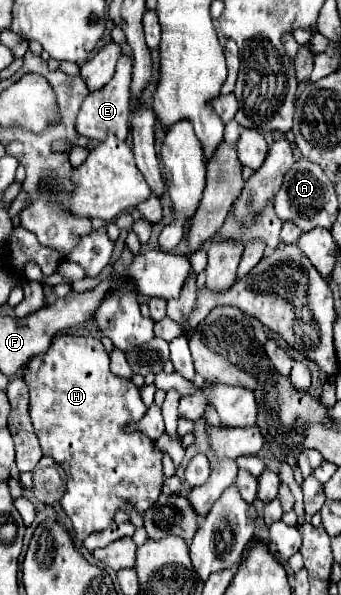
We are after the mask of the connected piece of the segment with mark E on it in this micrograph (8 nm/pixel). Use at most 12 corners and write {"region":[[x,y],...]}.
{"region":[[132,56],[86,96],[76,130],[92,140],[130,130]]}

